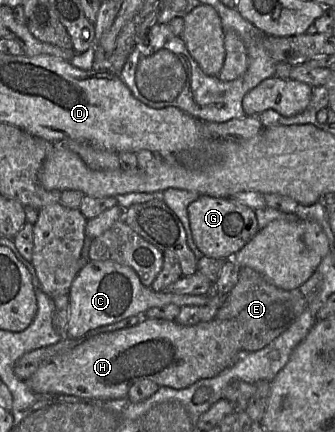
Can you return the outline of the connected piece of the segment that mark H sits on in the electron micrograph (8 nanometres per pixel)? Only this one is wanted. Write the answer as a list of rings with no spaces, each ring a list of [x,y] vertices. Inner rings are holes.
[[[143,317],[142,320],[130,327],[126,327],[120,330],[111,332],[105,332],[92,337],[89,337],[82,341],[80,344],[72,349],[57,354],[50,359],[42,362],[38,369],[30,378],[26,380],[26,383],[30,390],[39,395],[71,395],[80,398],[98,399],[98,400],[114,400],[128,397],[128,391],[132,385],[137,382],[148,380],[156,383],[158,387],[166,386],[174,389],[186,388],[198,380],[203,378],[212,378],[218,375],[224,369],[230,367],[242,354],[242,339],[243,339],[243,327],[236,320],[219,320],[217,318],[208,321],[201,322],[192,326],[182,326],[174,320],[156,319]]]

